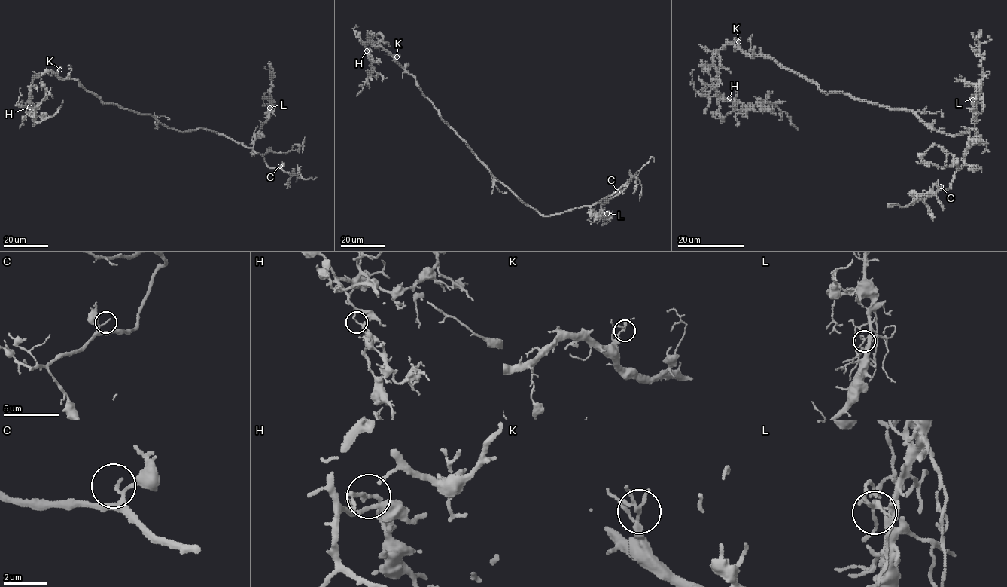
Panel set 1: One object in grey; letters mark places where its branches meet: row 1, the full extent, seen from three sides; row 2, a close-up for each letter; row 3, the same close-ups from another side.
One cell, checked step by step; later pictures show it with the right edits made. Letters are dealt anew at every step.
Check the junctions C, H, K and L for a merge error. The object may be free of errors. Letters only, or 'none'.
H

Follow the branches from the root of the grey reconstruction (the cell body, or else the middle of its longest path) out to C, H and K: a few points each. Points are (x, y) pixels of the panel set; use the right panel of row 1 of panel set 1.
C: (872, 103), (905, 108), (927, 126), (949, 135), (977, 132), (950, 186), (940, 189), (941, 186)
H: (872, 103), (822, 91), (769, 57), (747, 56), (725, 44), (714, 56), (716, 96), (729, 98)
K: (872, 103), (855, 99), (842, 93), (822, 91), (815, 84), (769, 57), (749, 56), (739, 47), (738, 41)

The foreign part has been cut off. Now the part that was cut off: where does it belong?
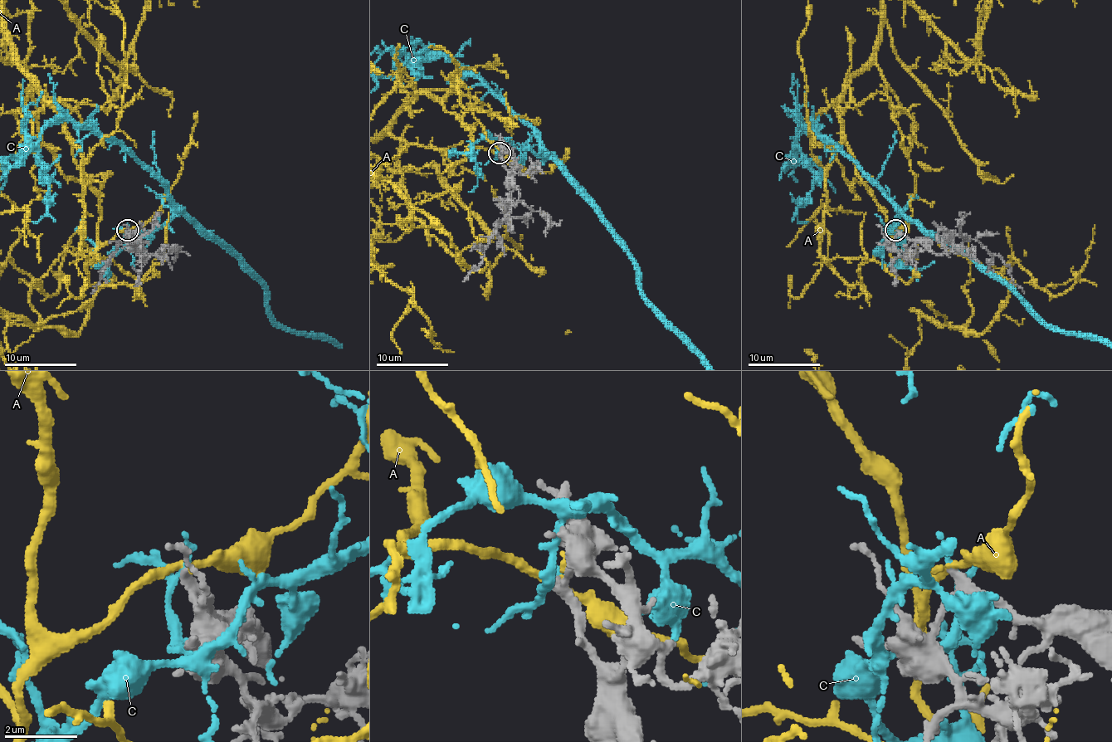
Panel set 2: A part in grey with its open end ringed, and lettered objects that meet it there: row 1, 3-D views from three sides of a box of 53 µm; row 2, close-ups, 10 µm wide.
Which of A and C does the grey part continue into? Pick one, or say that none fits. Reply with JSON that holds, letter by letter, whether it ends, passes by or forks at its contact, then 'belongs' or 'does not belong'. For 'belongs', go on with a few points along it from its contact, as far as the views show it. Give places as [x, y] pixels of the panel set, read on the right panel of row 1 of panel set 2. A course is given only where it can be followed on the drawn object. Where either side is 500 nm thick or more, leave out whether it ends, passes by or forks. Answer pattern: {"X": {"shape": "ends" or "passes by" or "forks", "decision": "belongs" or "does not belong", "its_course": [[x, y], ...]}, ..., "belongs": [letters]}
{"A": {"shape": "passes by", "decision": "does not belong"}, "C": {"shape": "passes by", "decision": "does not belong"}, "belongs": []}

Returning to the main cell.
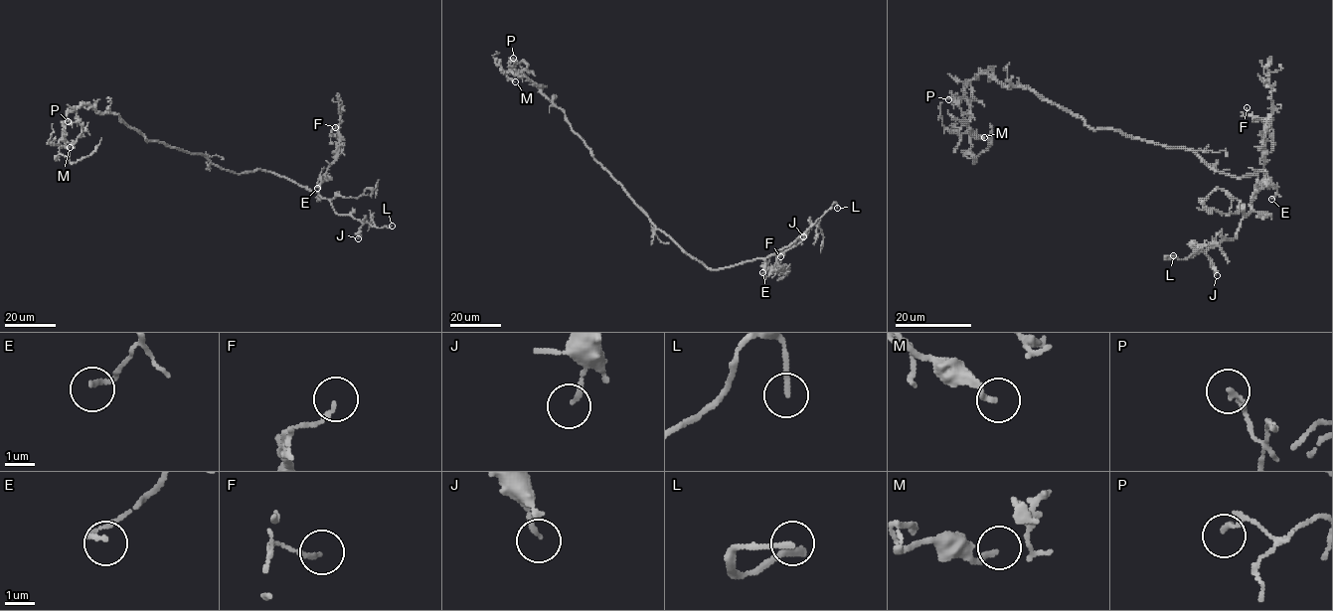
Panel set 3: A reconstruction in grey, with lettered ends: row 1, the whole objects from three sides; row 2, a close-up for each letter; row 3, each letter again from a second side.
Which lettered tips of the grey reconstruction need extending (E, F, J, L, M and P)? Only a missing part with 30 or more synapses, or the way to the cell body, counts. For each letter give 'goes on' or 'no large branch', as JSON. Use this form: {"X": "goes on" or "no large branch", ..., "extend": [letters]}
{"E": "no large branch", "F": "no large branch", "J": "no large branch", "L": "goes on", "M": "no large branch", "P": "no large branch", "extend": ["L"]}

